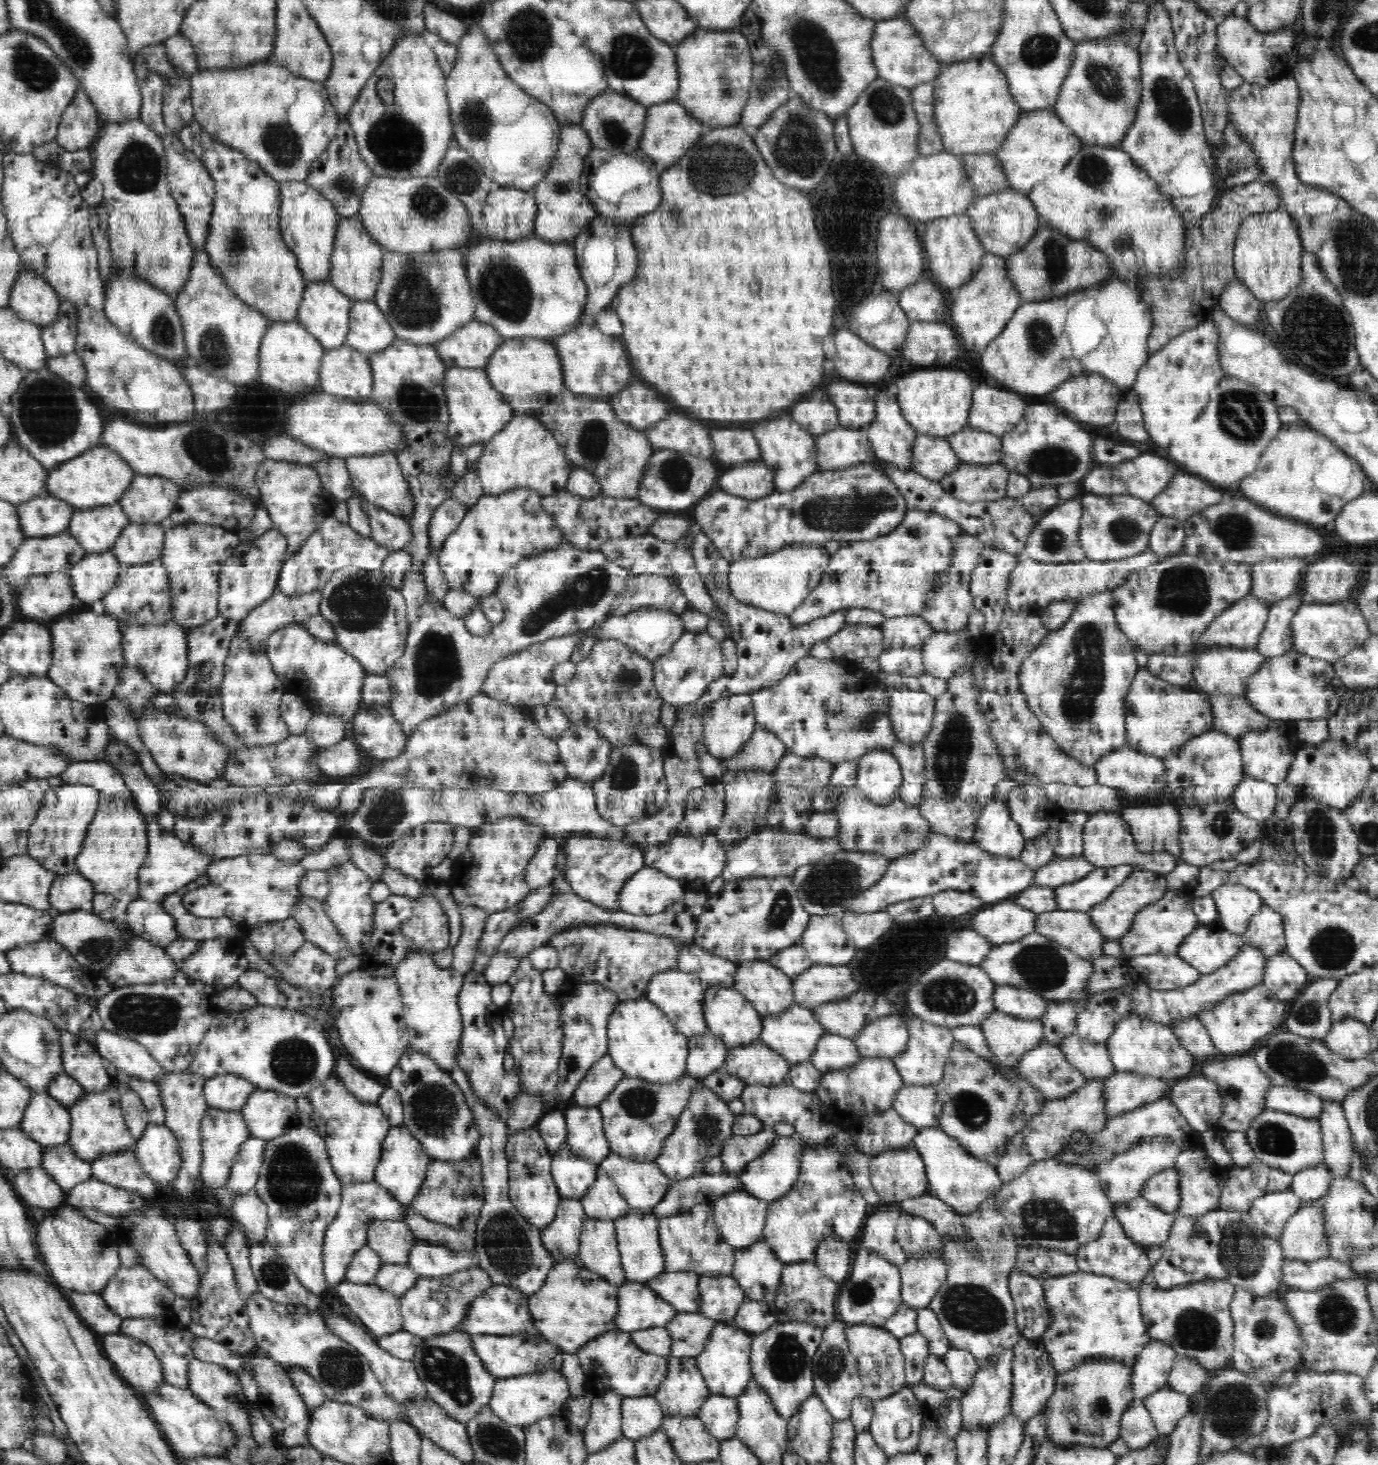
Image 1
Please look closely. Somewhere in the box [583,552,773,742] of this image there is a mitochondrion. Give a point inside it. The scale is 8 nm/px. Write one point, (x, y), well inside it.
(627, 679)

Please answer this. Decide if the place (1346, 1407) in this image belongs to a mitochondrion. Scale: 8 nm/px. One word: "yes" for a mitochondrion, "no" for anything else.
yes

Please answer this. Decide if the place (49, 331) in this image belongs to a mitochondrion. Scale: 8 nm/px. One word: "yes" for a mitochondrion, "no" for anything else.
no

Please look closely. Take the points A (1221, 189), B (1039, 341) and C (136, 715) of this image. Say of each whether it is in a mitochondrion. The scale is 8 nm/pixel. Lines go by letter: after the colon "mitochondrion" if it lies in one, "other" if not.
A: other
B: mitochondrion
C: other

